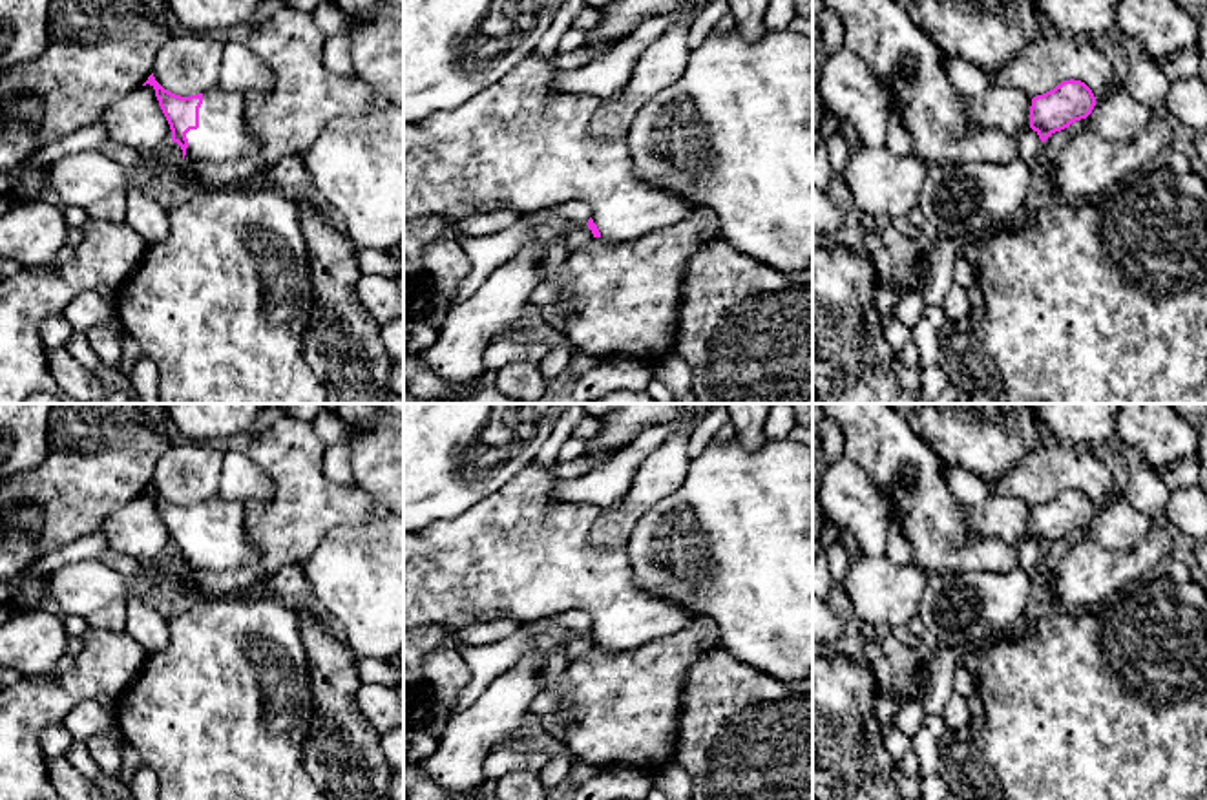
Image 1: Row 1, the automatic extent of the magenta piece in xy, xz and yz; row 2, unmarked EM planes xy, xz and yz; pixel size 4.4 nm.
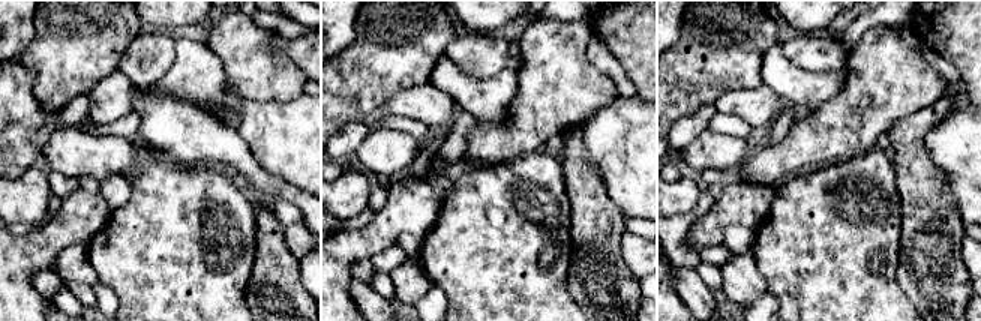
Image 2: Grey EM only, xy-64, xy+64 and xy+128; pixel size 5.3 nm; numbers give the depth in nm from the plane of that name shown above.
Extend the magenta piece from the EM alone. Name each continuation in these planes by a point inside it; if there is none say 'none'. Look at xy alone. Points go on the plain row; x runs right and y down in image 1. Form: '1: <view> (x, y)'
1: xy (223, 545)

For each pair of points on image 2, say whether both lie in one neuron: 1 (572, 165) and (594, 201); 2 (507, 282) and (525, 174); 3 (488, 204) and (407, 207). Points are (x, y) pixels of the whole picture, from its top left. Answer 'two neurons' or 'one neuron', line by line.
1: one neuron
2: one neuron
3: two neurons

